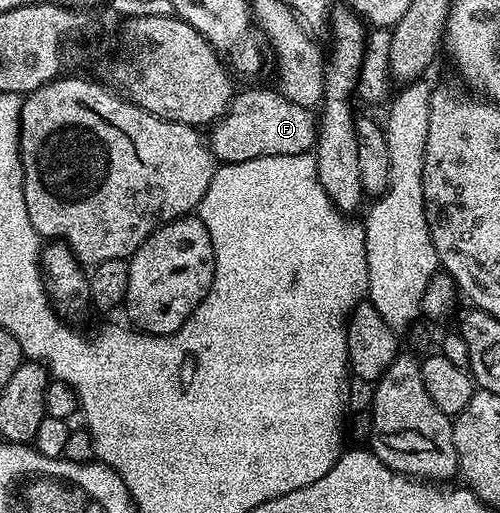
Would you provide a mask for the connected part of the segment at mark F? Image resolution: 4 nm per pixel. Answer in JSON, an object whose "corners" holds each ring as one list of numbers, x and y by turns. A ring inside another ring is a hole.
{"corners":[[278,89,243,90,232,97,230,106,209,133,209,149,219,164,257,160,261,156,293,156,308,153,314,147,317,118,308,107,289,100]]}

